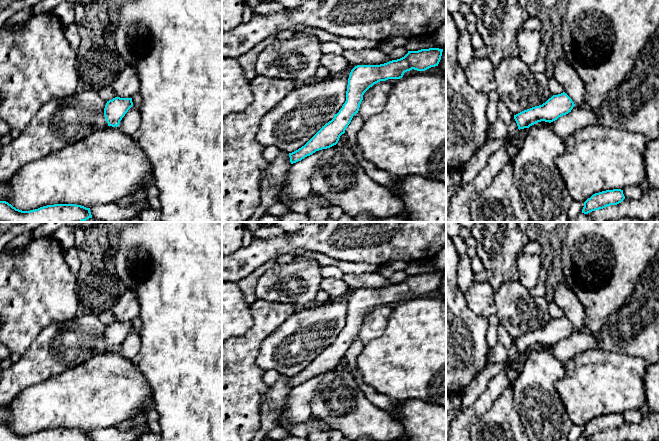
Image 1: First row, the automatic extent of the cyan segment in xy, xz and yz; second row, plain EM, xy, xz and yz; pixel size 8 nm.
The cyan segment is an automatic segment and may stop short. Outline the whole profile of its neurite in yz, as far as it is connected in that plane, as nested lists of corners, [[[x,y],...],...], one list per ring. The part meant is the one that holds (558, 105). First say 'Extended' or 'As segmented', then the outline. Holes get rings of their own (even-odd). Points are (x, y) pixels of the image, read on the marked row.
As segmented. [[[563,92],[558,95],[553,95],[542,105],[532,107],[514,115],[514,119],[520,130],[529,128],[541,121],[551,123],[571,112],[574,106],[575,104],[572,99]]]

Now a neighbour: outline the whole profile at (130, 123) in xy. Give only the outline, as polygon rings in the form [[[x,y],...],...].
[[[134,105],[120,121],[118,128],[126,135],[135,136],[141,123],[141,114]]]

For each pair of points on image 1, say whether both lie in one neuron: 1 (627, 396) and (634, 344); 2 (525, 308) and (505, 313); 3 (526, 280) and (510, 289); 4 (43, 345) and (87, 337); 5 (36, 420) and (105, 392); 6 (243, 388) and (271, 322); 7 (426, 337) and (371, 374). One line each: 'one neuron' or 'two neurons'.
1: two neurons
2: one neuron
3: two neurons
4: one neuron
5: one neuron
6: one neuron
7: one neuron

